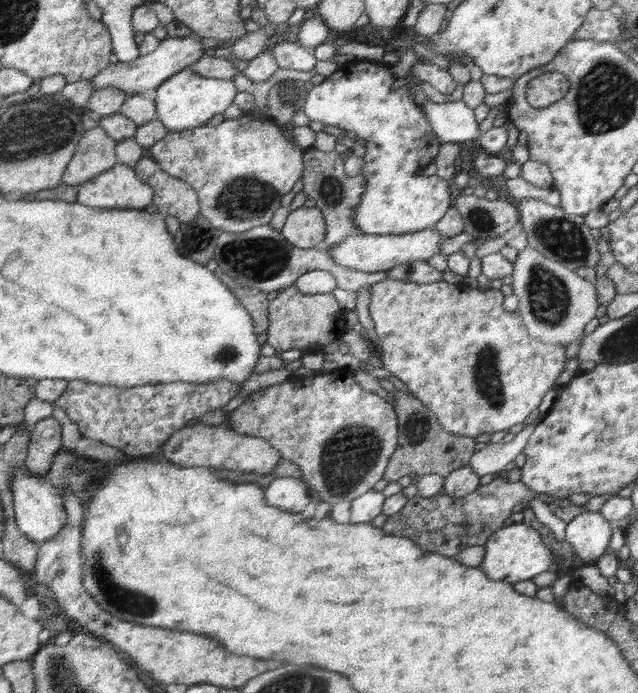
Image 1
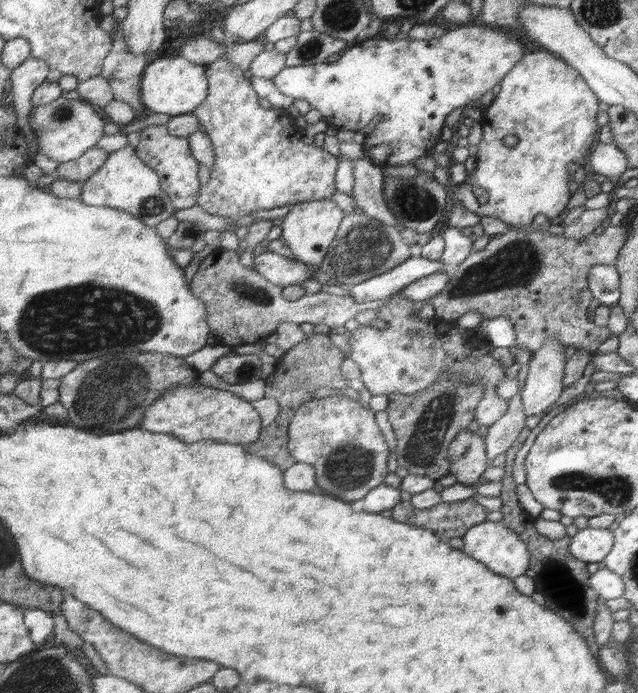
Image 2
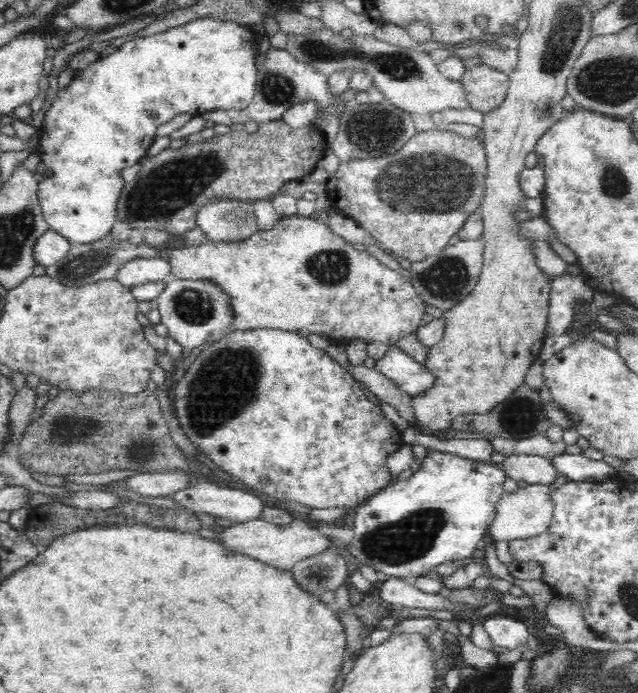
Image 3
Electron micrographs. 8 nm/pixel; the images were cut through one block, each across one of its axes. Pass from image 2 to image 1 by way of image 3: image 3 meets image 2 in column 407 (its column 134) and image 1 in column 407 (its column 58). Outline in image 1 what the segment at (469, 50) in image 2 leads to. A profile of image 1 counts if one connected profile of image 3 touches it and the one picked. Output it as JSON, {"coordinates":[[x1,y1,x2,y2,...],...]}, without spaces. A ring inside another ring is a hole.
{"coordinates":[[352,58,314,86,303,106,311,121,351,130,366,140,361,175,367,183,353,214,355,230,362,235,419,232,436,225,450,208,448,180,436,174,418,178,416,172,437,157,440,140,425,112,408,98,408,89,392,92,392,82,394,74,384,64]]}

